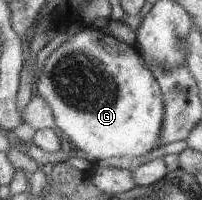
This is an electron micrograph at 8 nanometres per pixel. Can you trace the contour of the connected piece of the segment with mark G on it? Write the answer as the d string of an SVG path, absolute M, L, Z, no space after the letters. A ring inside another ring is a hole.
M84 25L80 33L51 51L33 83L33 93L45 99L56 128L67 136L68 142L96 161L110 157L141 157L158 147L159 127L163 121L159 84L133 45L117 41L103 30Z

